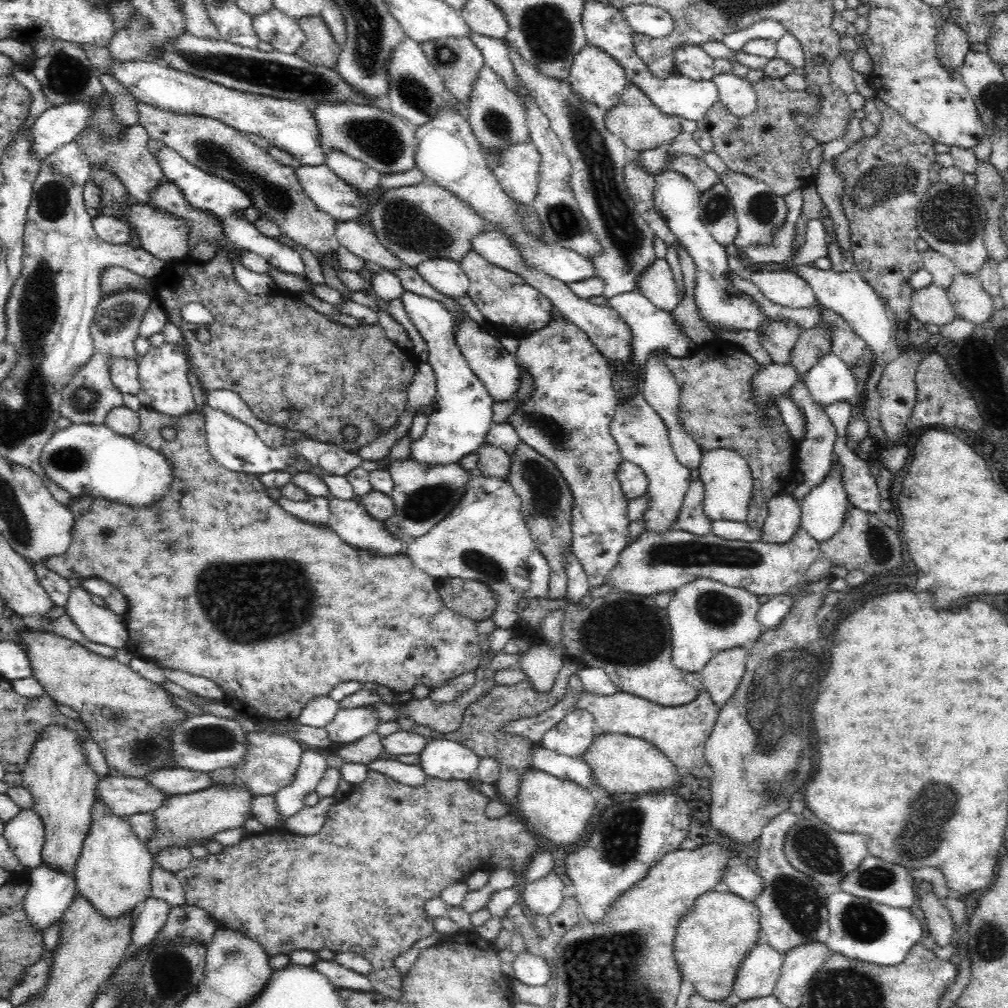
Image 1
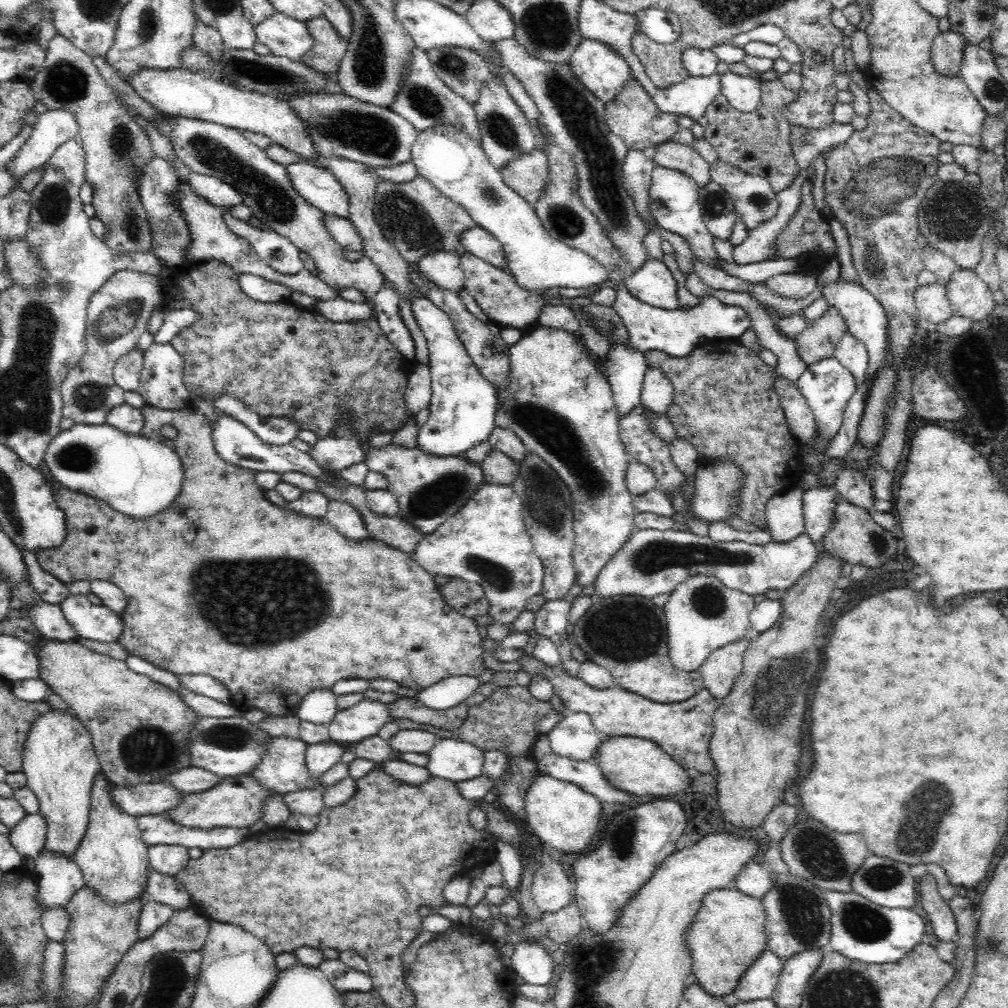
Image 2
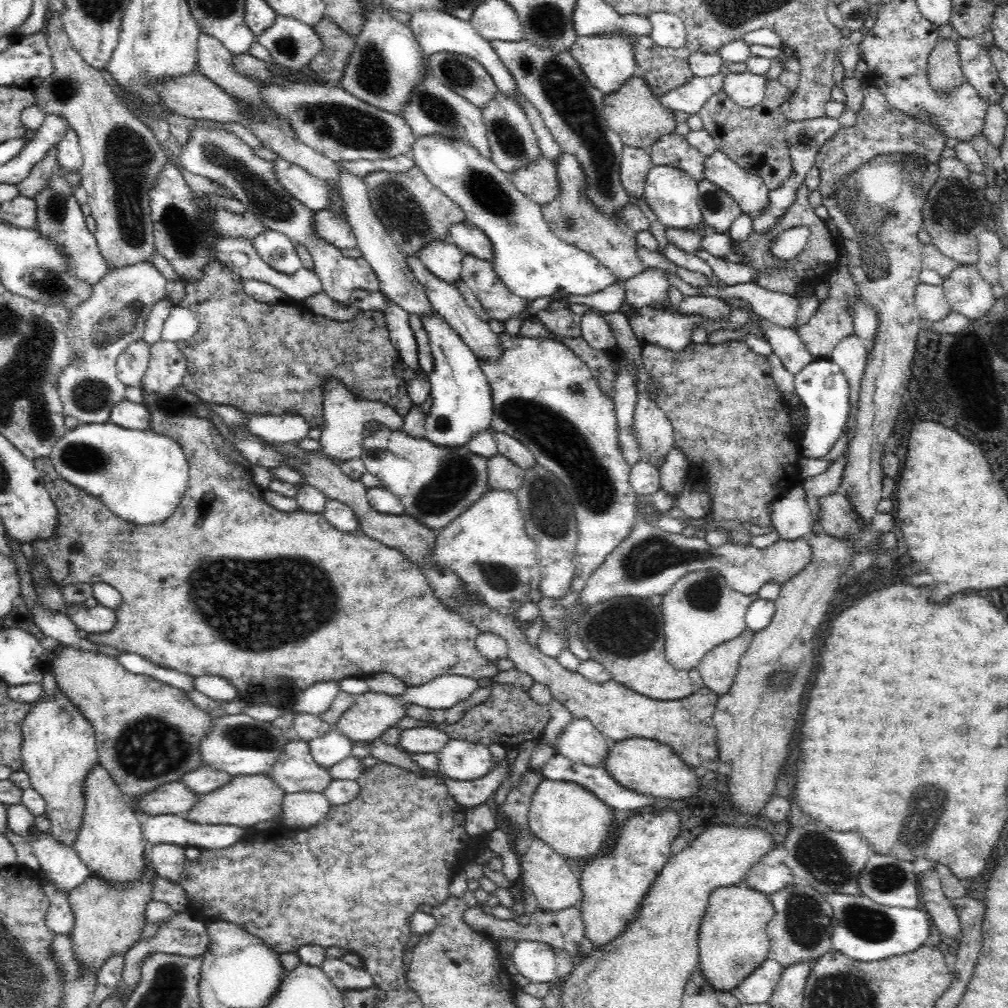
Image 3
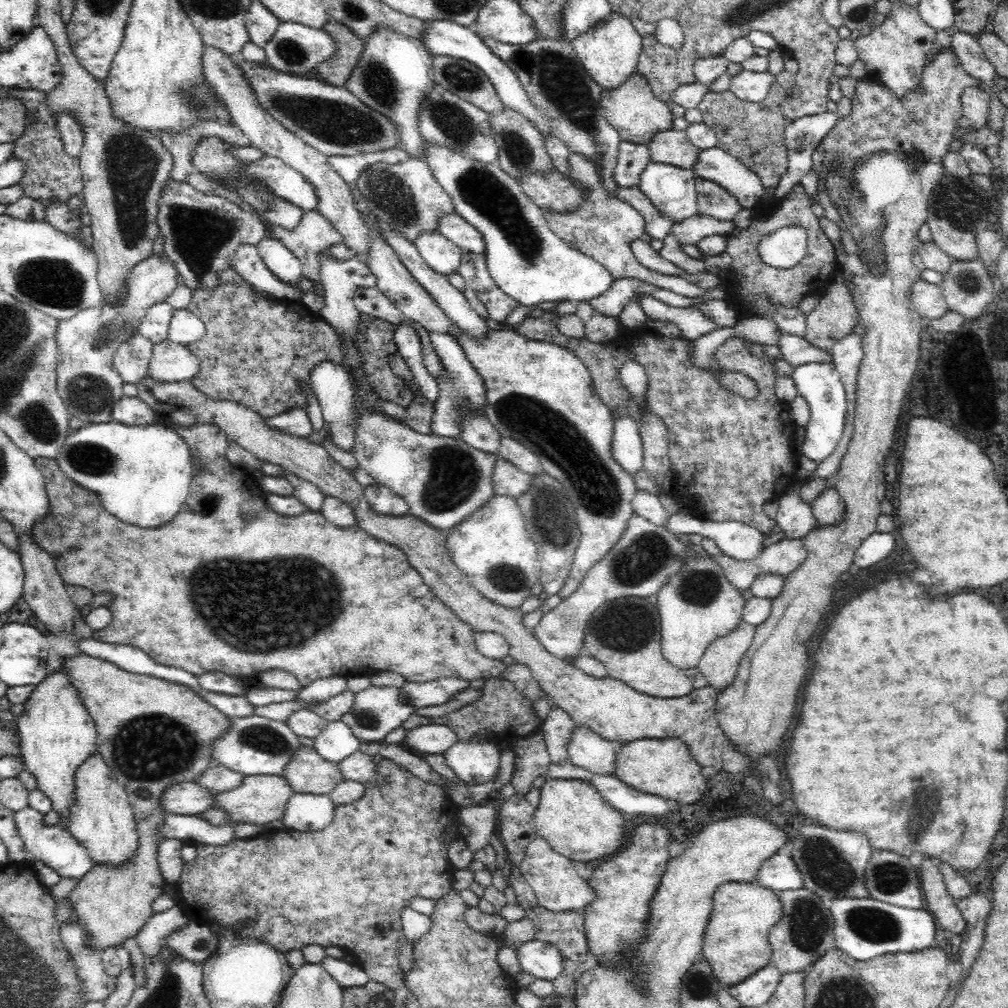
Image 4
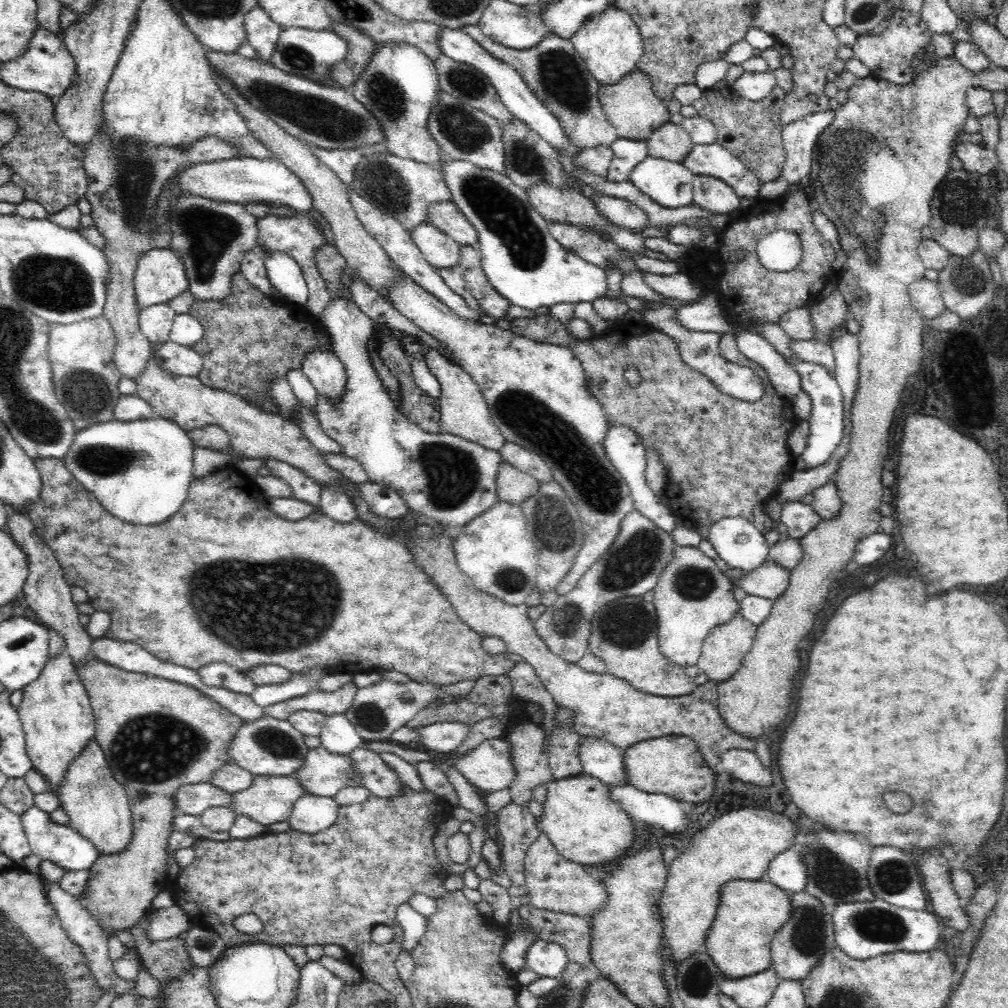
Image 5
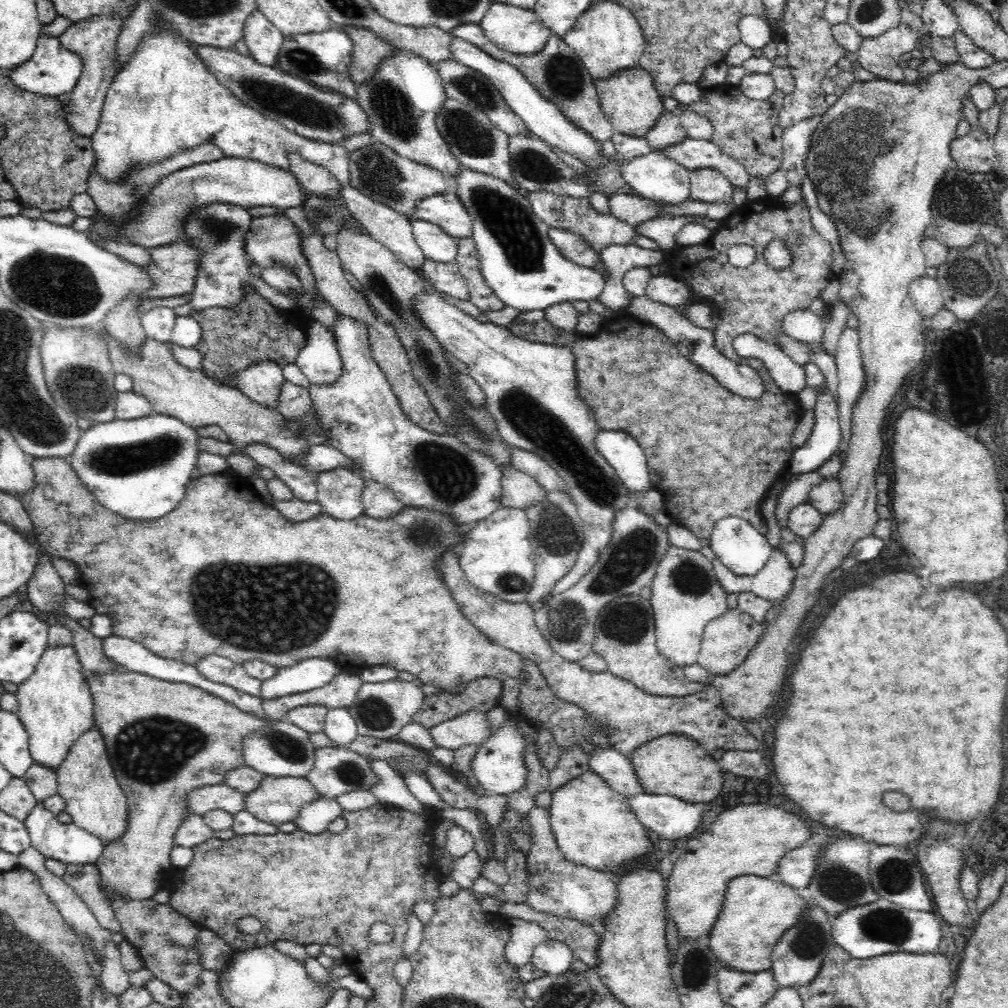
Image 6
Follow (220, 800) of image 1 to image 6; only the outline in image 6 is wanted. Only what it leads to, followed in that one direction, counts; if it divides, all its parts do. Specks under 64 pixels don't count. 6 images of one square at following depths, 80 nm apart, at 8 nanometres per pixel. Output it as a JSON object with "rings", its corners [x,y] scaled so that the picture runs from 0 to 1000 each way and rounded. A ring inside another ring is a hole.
{"rings":[[[264,771],[258,780],[244,788],[244,804],[268,817],[293,815],[299,800],[319,792],[305,772]]]}

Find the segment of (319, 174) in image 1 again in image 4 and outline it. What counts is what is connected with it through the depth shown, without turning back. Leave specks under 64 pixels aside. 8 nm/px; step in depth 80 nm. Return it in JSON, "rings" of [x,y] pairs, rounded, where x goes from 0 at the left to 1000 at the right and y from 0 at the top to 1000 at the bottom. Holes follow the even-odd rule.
{"rings":[[[262,155],[260,157],[254,157],[254,159],[249,159],[246,163],[237,163],[234,168],[231,168],[224,174],[204,175],[228,190],[235,190],[236,188],[245,186],[246,184],[250,184],[250,186],[252,184],[256,184],[256,186],[260,184],[260,186],[266,188],[266,191],[270,191],[272,195],[280,196],[282,199],[290,201],[301,209],[313,208],[315,195],[313,195],[310,184],[298,173],[294,172],[294,169],[282,164],[279,159],[274,156]]]}

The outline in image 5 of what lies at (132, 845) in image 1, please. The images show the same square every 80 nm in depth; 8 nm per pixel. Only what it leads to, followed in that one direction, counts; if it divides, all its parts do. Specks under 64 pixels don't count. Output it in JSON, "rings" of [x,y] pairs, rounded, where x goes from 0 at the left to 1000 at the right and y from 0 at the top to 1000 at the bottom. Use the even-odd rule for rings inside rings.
{"rings":[[[94,732],[79,744],[67,760],[57,789],[68,810],[68,820],[90,833],[99,848],[115,847],[127,839],[131,831],[129,797],[120,778],[112,771],[101,741]]]}

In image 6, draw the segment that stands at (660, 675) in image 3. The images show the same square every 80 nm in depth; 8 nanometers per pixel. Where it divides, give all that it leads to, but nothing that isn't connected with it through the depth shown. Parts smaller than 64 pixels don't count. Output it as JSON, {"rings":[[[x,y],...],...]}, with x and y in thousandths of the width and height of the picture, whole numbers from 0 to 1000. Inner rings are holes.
{"rings":[[[621,589],[609,593],[595,605],[590,617],[590,636],[588,647],[599,653],[602,665],[612,672],[628,677],[631,681],[646,689],[662,691],[678,691],[690,688],[702,682],[702,678],[683,676],[679,672],[678,662],[663,656],[654,649],[651,642],[650,621],[647,602],[644,595],[637,594],[633,589]]]}

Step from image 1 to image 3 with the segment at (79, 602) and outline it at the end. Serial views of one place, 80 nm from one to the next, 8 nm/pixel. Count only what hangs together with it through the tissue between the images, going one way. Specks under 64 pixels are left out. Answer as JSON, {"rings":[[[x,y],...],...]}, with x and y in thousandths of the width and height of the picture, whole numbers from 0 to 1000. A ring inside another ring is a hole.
{"rings":[[[67,599],[66,611],[73,615],[74,621],[81,623],[87,630],[102,629],[113,619],[114,609],[107,602],[96,599],[85,603],[83,599],[72,601]]]}

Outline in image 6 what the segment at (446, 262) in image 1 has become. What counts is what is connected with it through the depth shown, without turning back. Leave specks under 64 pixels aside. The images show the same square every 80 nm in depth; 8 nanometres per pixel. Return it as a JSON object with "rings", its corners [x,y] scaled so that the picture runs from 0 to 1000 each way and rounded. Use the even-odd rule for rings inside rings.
{"rings":[[[411,217],[408,219],[411,236],[423,256],[431,260],[451,258],[453,236],[438,228],[431,220]]]}

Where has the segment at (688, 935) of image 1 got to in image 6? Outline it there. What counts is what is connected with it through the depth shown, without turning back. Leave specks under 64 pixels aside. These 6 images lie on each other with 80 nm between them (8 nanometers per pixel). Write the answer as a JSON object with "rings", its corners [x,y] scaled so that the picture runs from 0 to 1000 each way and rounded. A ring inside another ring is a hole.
{"rings":[[[738,867],[738,869],[725,872],[721,879],[716,903],[706,923],[703,925],[706,944],[708,944],[713,954],[717,954],[724,960],[742,964],[762,963],[765,960],[766,945],[770,936],[782,922],[793,917],[792,913],[796,911],[798,903],[802,901],[800,893],[805,892],[800,892],[790,884],[790,881],[778,877],[771,870],[765,871],[750,867]]]}

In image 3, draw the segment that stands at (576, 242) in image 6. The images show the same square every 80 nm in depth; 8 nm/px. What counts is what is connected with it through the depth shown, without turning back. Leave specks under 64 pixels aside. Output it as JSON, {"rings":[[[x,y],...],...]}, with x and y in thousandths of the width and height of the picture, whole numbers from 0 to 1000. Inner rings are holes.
{"rings":[[[565,152],[558,153],[551,161],[555,188],[557,193],[547,201],[537,204],[537,211],[544,221],[546,228],[557,238],[586,252],[593,257],[613,278],[623,278],[642,267],[642,264],[631,253],[631,233],[639,228],[643,229],[641,213],[629,203],[617,204],[613,212],[599,212],[582,196],[580,187],[583,178],[575,160]],[[661,272],[661,279],[663,284],[670,284],[679,295],[693,294],[693,295],[710,295],[716,298],[722,299],[730,296],[742,301],[742,305],[746,308],[749,313],[752,313],[755,317],[760,317],[770,323],[791,327],[796,323],[792,318],[792,295],[782,294],[780,292],[766,290],[748,281],[734,281],[728,284],[720,283],[702,283],[698,286],[688,286],[685,284],[681,279],[677,278],[673,273]]]}

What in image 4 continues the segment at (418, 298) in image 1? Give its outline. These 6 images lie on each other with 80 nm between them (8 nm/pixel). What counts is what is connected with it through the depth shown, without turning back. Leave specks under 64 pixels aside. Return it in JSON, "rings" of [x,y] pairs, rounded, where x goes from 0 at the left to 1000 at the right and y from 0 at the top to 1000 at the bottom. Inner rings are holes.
{"rings":[[[426,330],[426,334],[441,365],[441,373],[445,375],[441,378],[440,376],[434,376],[437,389],[432,397],[429,430],[435,433],[454,435],[456,433],[454,419],[456,419],[457,414],[481,413],[480,380],[478,380],[478,374],[472,370],[472,366],[468,365],[468,360],[462,356],[458,344],[454,342],[454,338],[450,336],[450,333],[442,332],[442,330]],[[462,403],[467,403],[472,409],[470,411],[461,411]]]}

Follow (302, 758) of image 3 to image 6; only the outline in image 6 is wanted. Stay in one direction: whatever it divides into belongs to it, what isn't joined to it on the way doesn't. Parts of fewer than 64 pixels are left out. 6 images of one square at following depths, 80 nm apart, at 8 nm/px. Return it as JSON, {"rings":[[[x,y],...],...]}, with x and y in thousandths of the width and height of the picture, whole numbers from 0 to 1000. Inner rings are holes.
{"rings":[[[321,741],[313,747],[313,759],[305,773],[312,778],[313,785],[317,786],[319,791],[333,794],[335,790],[345,788],[345,786],[369,786],[371,779],[375,778],[375,769],[369,764],[365,751],[355,748],[347,742]]]}

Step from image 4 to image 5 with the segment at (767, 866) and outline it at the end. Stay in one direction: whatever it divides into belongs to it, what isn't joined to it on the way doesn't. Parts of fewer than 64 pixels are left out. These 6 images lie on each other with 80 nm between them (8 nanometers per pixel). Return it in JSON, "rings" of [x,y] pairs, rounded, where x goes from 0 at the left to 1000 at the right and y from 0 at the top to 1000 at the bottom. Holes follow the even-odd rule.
{"rings":[[[794,840],[784,841],[769,849],[756,872],[767,875],[772,881],[784,887],[798,884],[802,868]]]}

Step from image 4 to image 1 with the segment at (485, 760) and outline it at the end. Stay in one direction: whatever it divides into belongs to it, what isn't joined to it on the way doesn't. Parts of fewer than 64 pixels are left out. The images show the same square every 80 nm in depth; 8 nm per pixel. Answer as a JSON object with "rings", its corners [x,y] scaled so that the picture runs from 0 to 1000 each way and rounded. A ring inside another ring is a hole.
{"rings":[[[426,733],[417,745],[417,760],[429,772],[466,775],[473,772],[476,751],[463,740],[444,733]]]}

